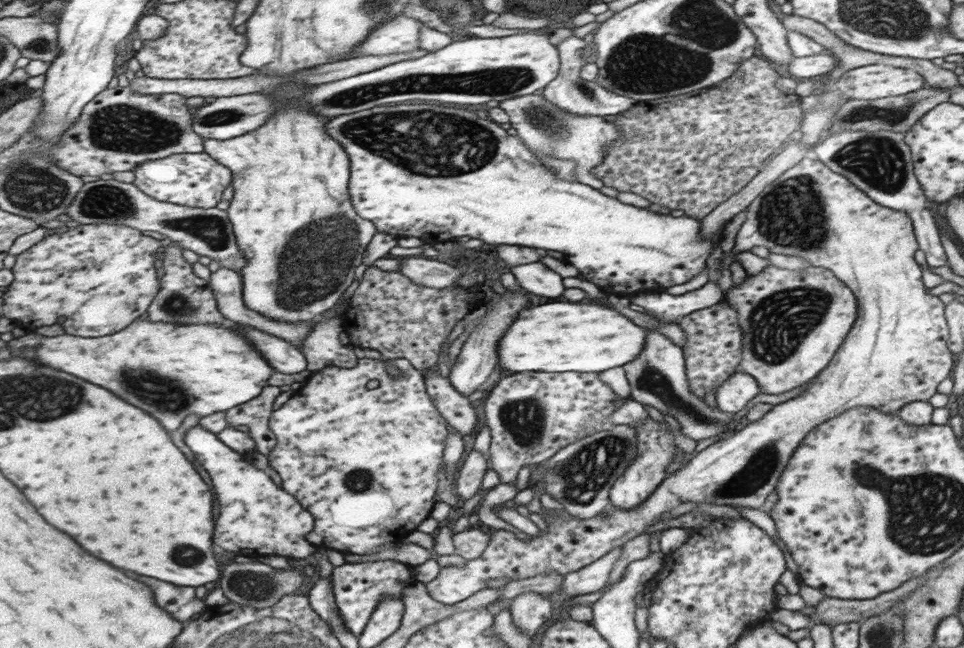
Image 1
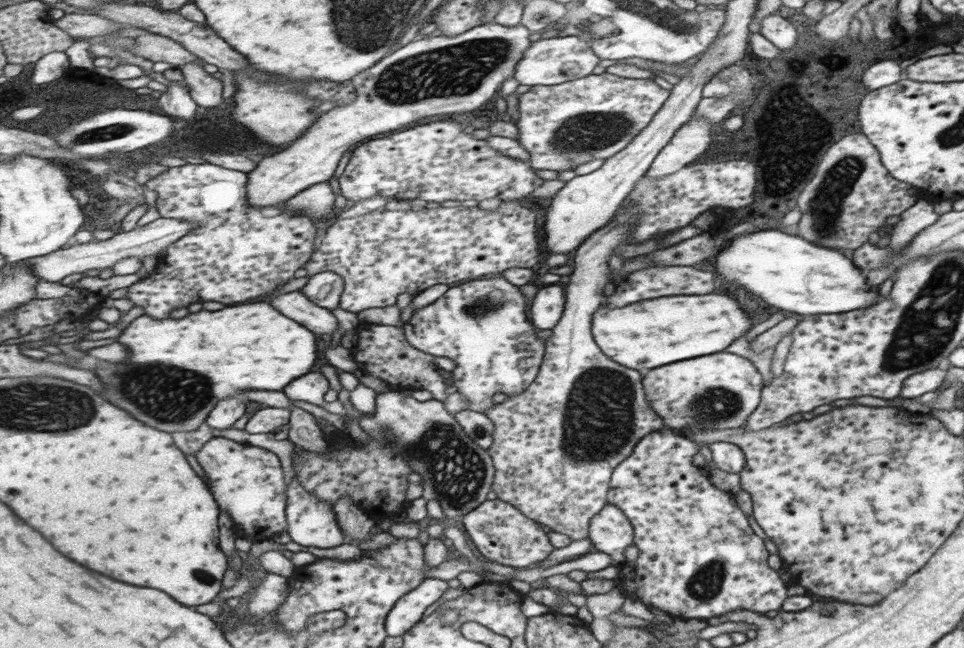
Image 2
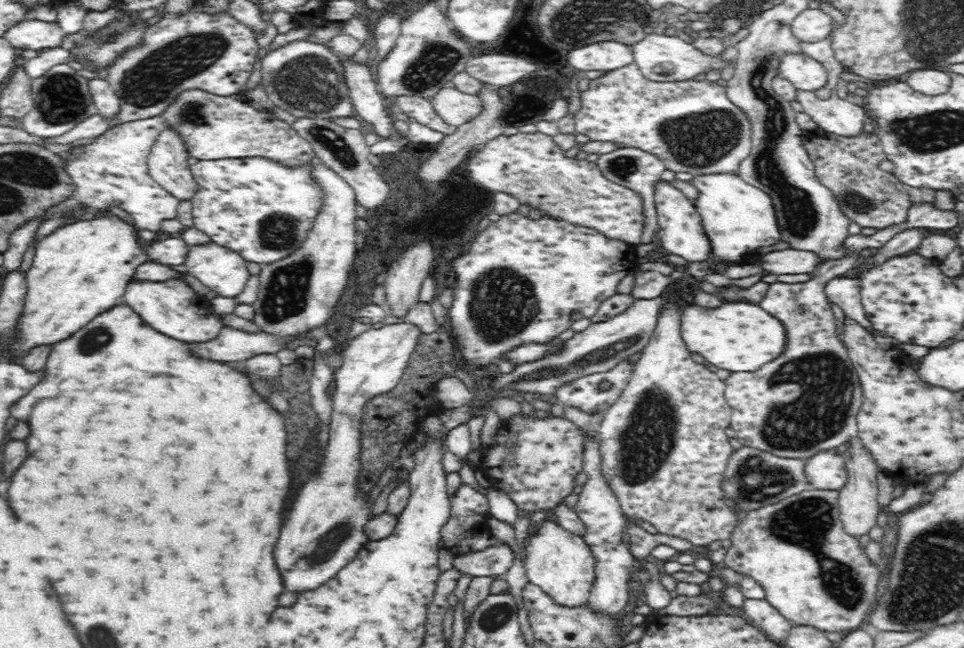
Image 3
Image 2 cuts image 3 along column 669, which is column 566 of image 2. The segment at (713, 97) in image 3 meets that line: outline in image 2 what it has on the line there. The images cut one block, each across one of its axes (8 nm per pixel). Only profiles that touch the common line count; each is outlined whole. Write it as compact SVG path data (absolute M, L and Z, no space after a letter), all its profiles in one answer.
M607 72L588 74L560 85L533 85L518 96L518 119L515 121L518 136L516 141L529 153L529 164L537 170L573 170L573 167L591 159L612 157L629 145L636 134L651 123L652 118L668 98L669 91L659 87L651 79L631 79Z

